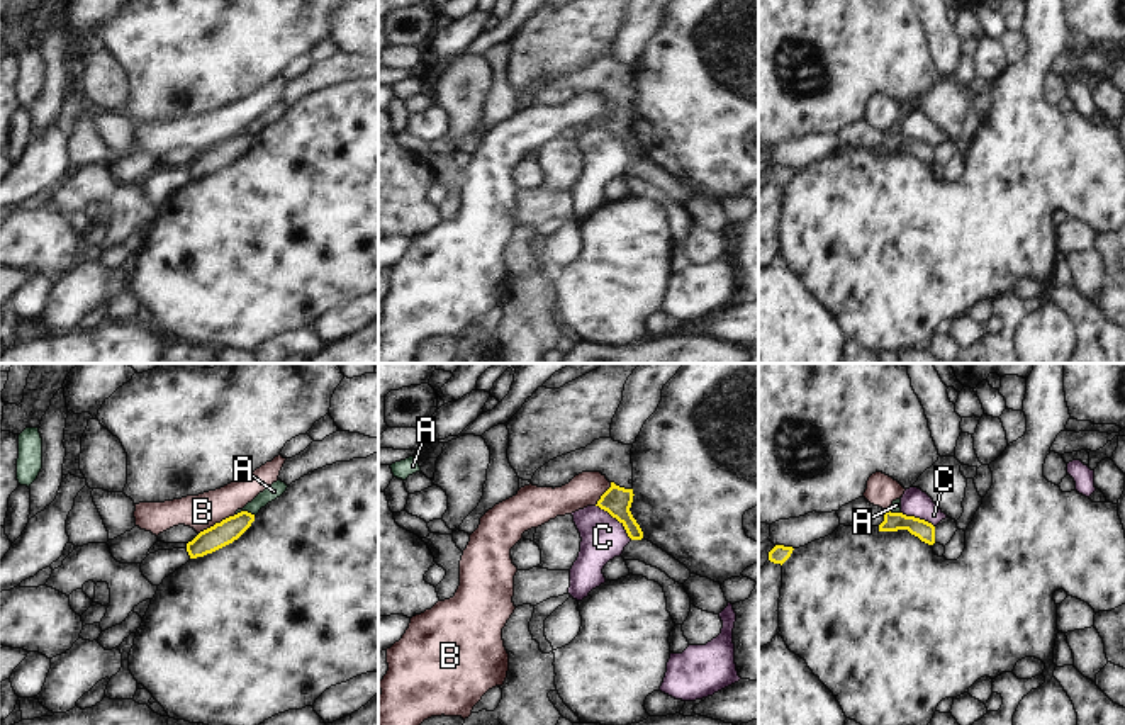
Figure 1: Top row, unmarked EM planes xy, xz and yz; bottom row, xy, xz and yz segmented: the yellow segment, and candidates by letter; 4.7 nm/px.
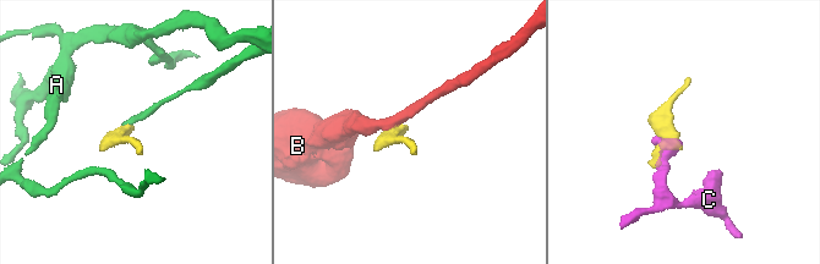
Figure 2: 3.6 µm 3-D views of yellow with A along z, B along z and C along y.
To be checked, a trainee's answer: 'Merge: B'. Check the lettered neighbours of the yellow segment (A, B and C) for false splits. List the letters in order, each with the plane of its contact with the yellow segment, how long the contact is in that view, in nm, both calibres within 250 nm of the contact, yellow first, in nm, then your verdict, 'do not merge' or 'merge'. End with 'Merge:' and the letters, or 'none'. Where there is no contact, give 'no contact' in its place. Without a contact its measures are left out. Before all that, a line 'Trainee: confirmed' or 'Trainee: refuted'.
Trainee: refuted
A: xy | 100 nm | 120/70 nm | do not merge
B: xy | 200 nm | 120/160 nm | do not merge
C: xz | 240 nm | 140/200 nm | do not merge
Merge: none

